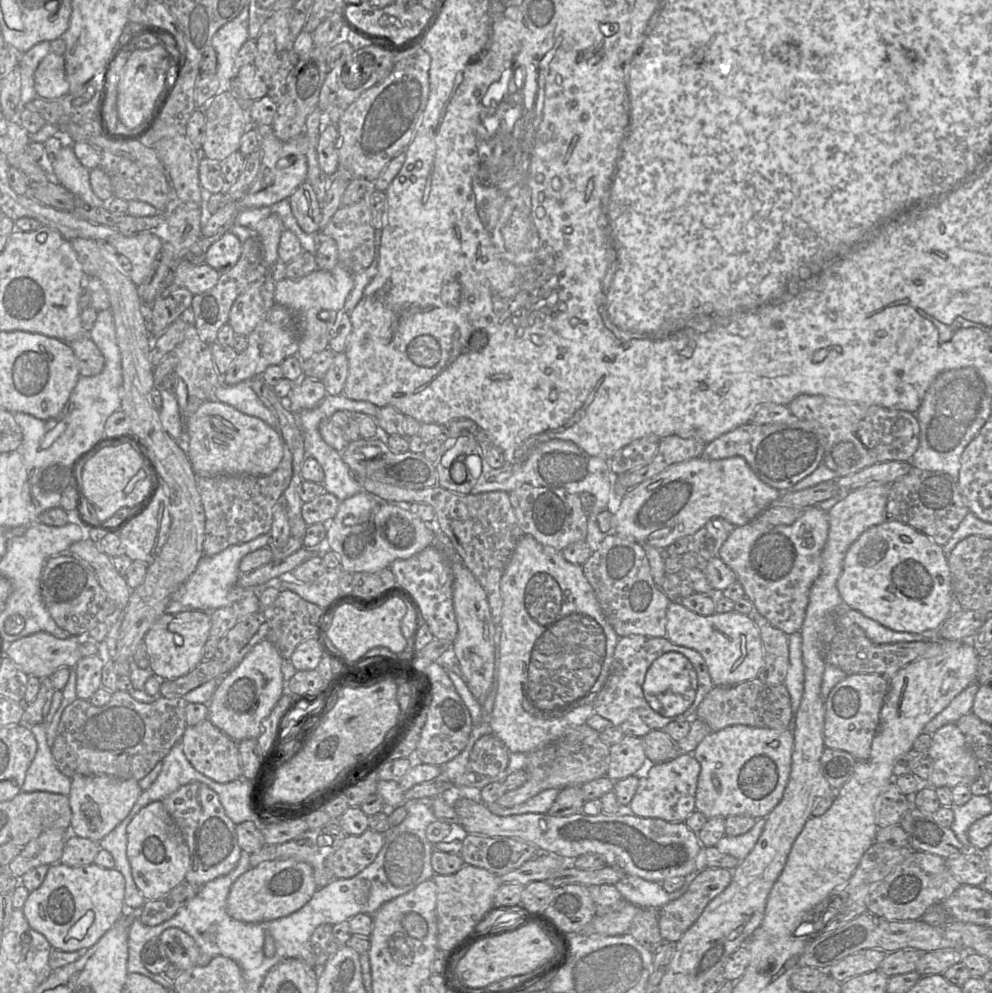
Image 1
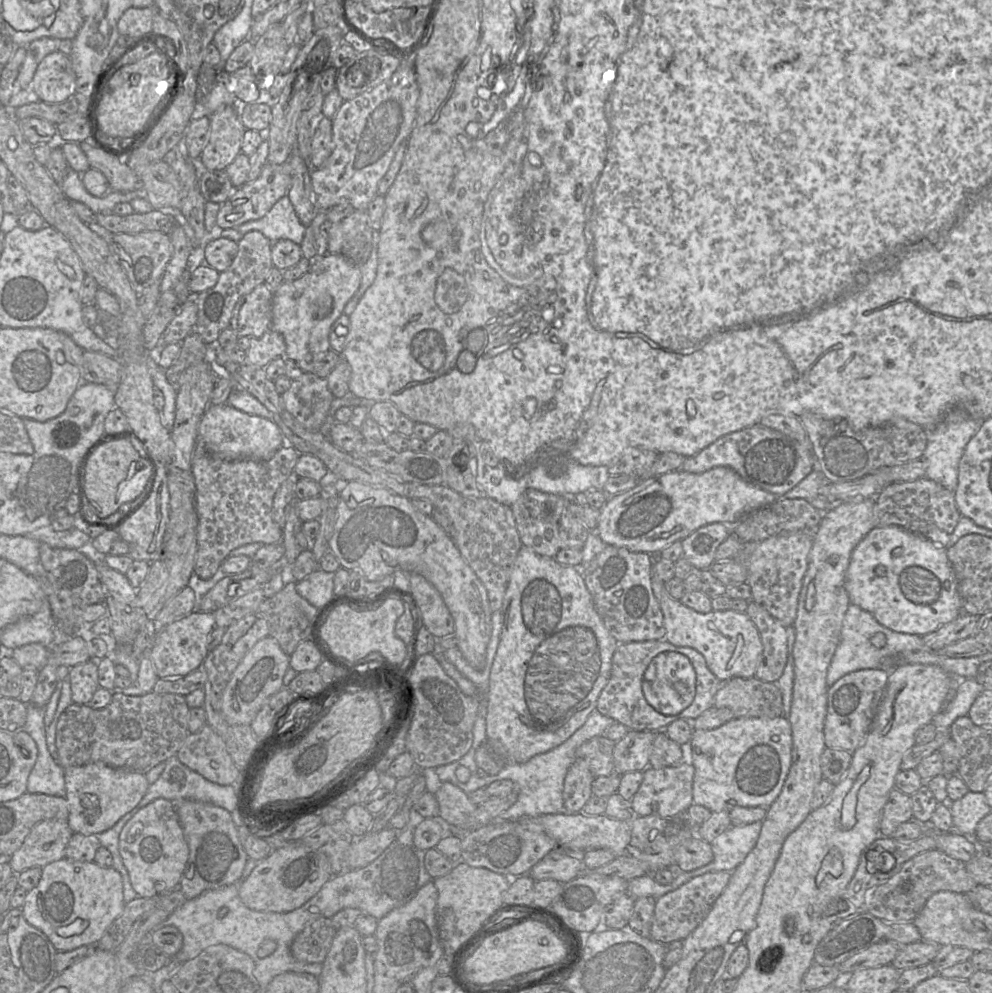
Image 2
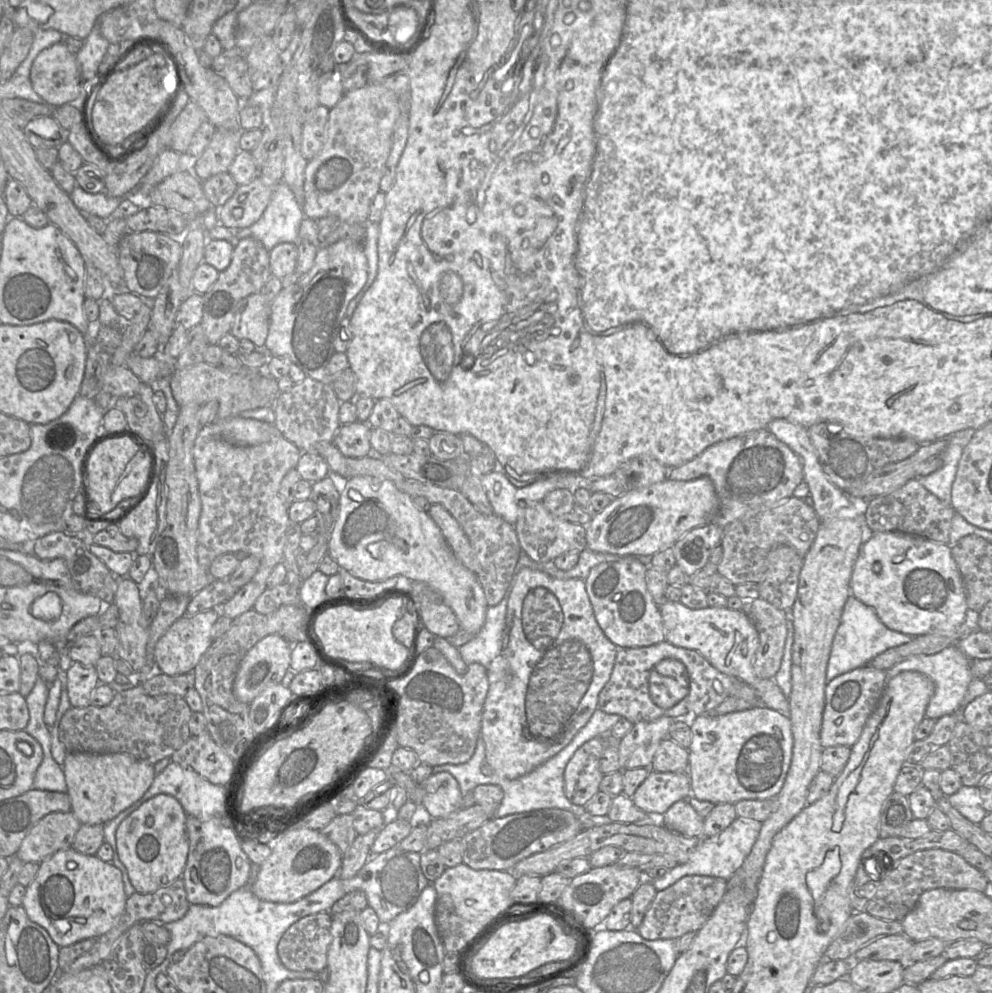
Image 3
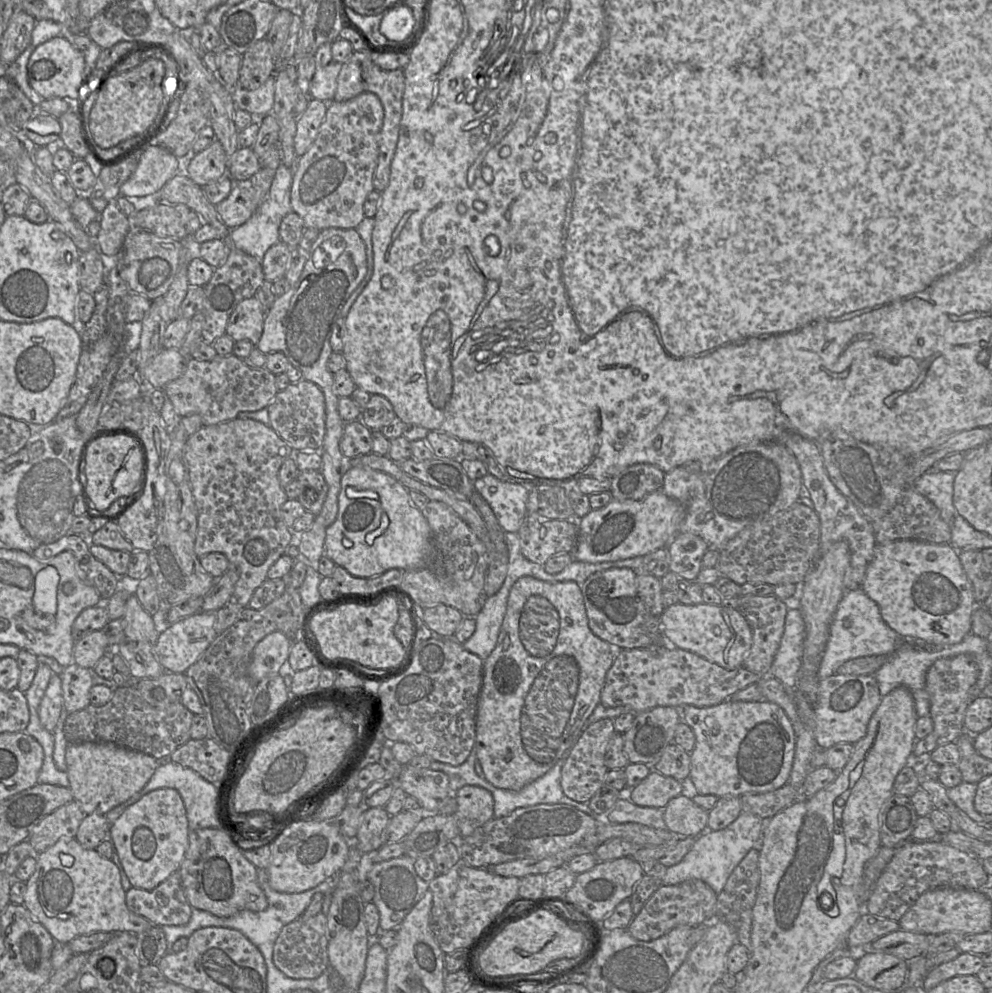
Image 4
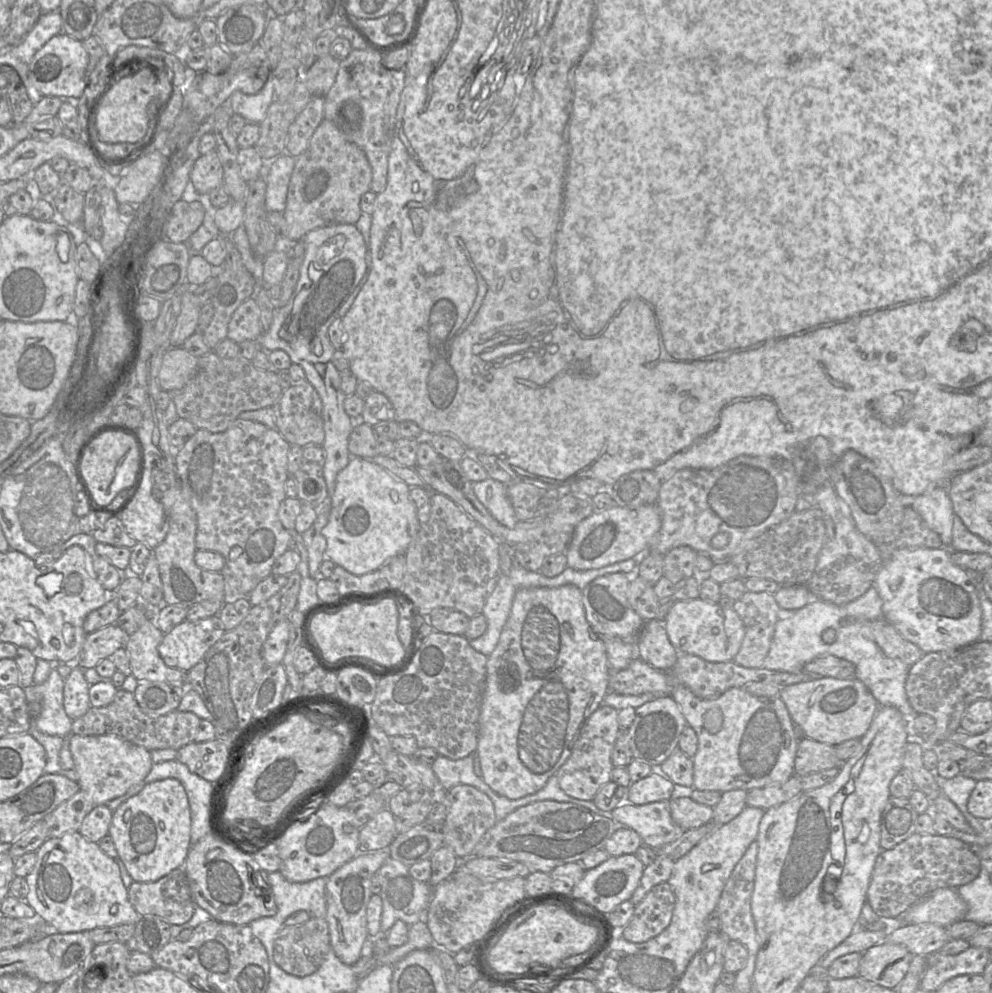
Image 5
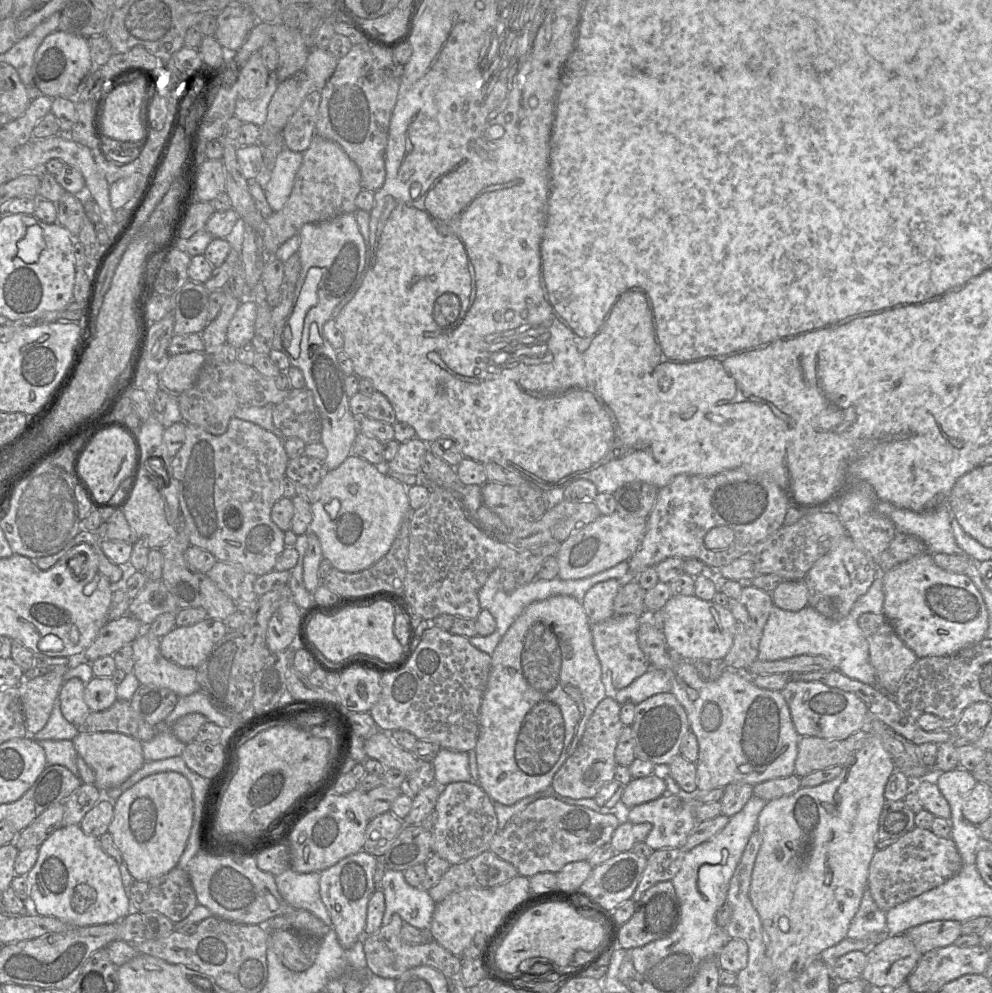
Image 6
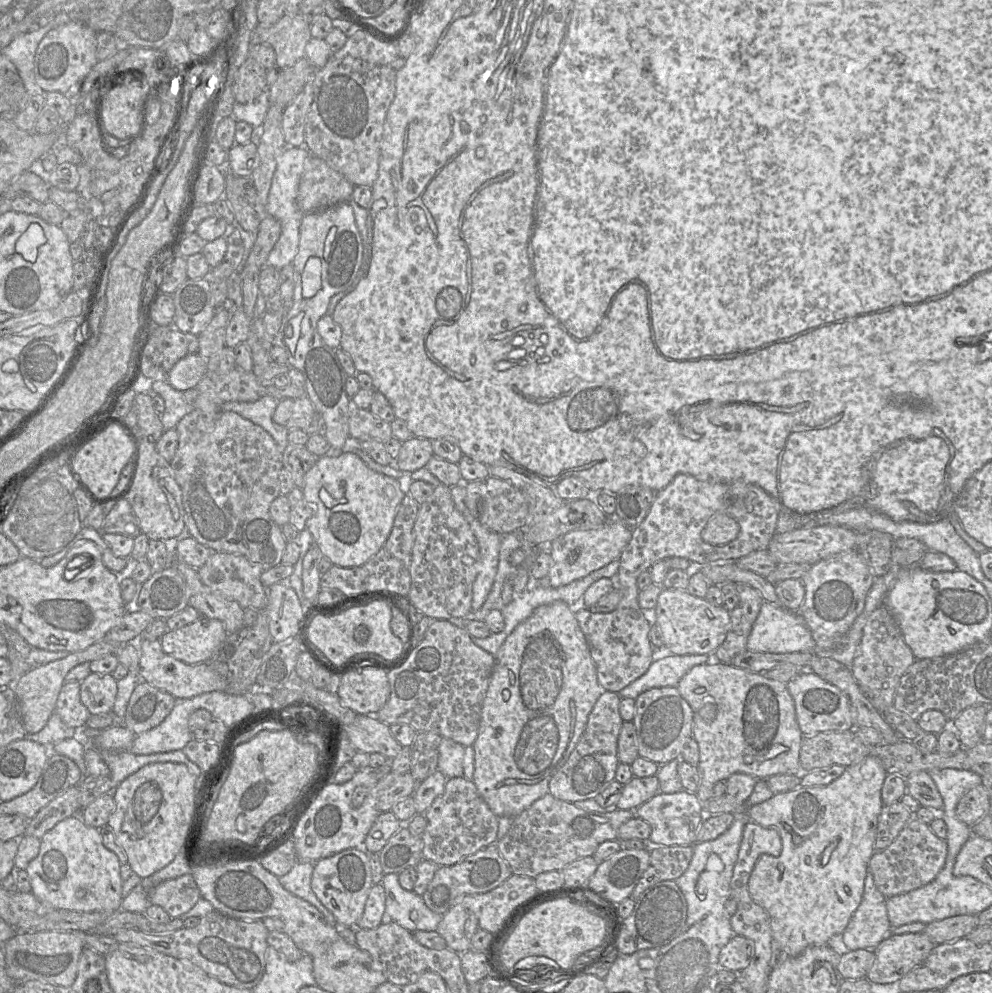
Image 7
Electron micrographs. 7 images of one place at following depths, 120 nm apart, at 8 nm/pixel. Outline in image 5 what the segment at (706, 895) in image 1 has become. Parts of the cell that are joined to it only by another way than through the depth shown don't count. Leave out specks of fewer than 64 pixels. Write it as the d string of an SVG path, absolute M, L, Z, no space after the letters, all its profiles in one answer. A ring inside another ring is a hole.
M667 882L655 885L635 906L634 913L620 931L632 943L646 942L662 933L670 924L675 907L675 895Z

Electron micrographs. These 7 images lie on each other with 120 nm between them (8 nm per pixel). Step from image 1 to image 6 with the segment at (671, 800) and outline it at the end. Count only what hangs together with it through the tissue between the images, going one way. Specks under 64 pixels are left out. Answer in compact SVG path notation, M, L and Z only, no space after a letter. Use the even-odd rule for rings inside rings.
M658 769L649 776L632 778L631 781L625 785L620 801L626 807L626 810L629 810L634 806L661 797L667 793L666 788L664 771Z

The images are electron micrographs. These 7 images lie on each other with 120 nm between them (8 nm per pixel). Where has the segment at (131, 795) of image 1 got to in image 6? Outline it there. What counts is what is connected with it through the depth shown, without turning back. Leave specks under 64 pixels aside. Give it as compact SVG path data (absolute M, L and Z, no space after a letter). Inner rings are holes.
M116 732L78 733L72 740L80 757L95 773L95 786L102 792L119 786L146 762L142 742Z

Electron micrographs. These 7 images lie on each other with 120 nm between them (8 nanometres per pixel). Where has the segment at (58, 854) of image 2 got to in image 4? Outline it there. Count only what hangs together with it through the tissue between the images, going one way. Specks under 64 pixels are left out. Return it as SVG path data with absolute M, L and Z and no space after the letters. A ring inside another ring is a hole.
M73 800L44 817L27 839L33 853L47 850L62 838L76 838L78 828L86 816L80 804Z

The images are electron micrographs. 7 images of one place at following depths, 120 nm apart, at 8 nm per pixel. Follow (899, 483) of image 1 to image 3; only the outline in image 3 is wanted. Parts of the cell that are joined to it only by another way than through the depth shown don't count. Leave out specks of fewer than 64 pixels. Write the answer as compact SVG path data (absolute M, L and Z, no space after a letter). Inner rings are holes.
M911 479L897 490L867 500L864 520L871 532L898 532L948 544L955 510L928 491L919 479Z

